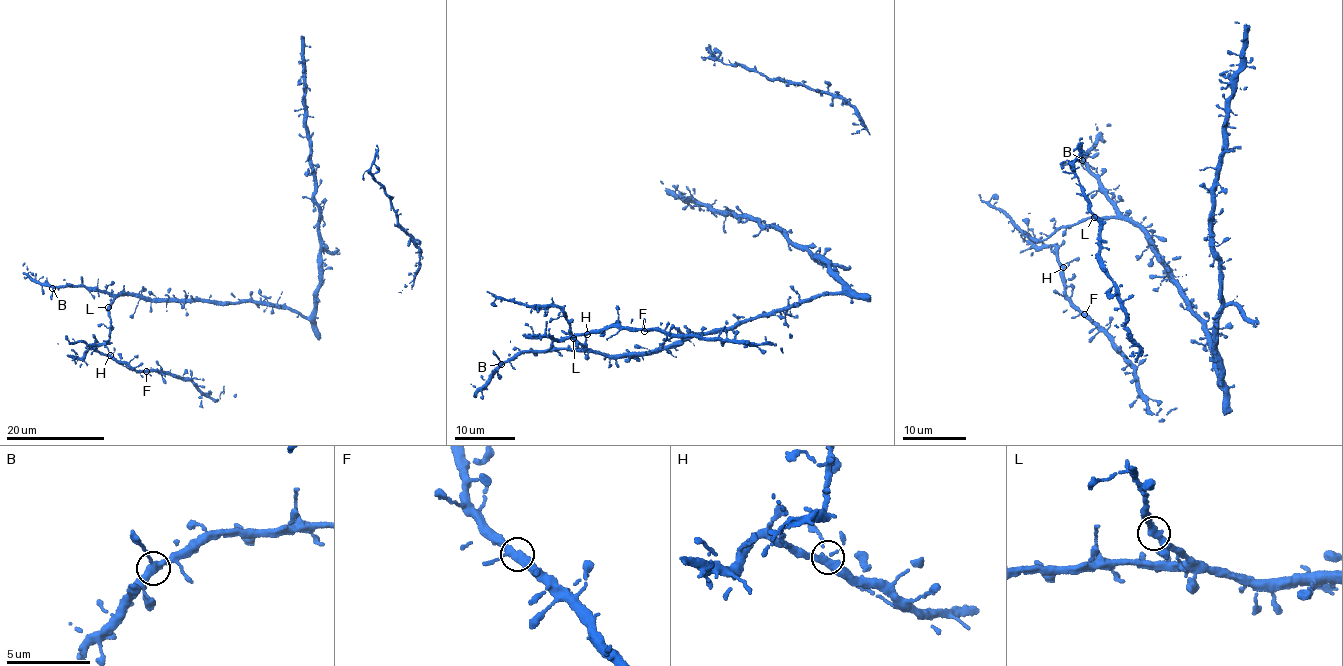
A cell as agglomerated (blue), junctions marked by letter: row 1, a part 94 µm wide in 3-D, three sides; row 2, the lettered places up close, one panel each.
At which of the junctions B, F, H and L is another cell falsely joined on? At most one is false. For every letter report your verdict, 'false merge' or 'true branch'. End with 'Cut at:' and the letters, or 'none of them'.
B: true branch
F: true branch
H: true branch
L: true branch
Cut at: none of them

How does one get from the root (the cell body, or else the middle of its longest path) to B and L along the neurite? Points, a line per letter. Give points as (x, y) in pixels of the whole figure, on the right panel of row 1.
B: (1187, 300), (1180, 294), (1177, 283), (1166, 276), (1163, 264), (1154, 254), (1142, 231), (1114, 208), (1082, 160)
L: (1187, 300), (1180, 294), (1177, 283), (1166, 276), (1163, 264), (1157, 259), (1138, 227), (1124, 218), (1093, 217)

